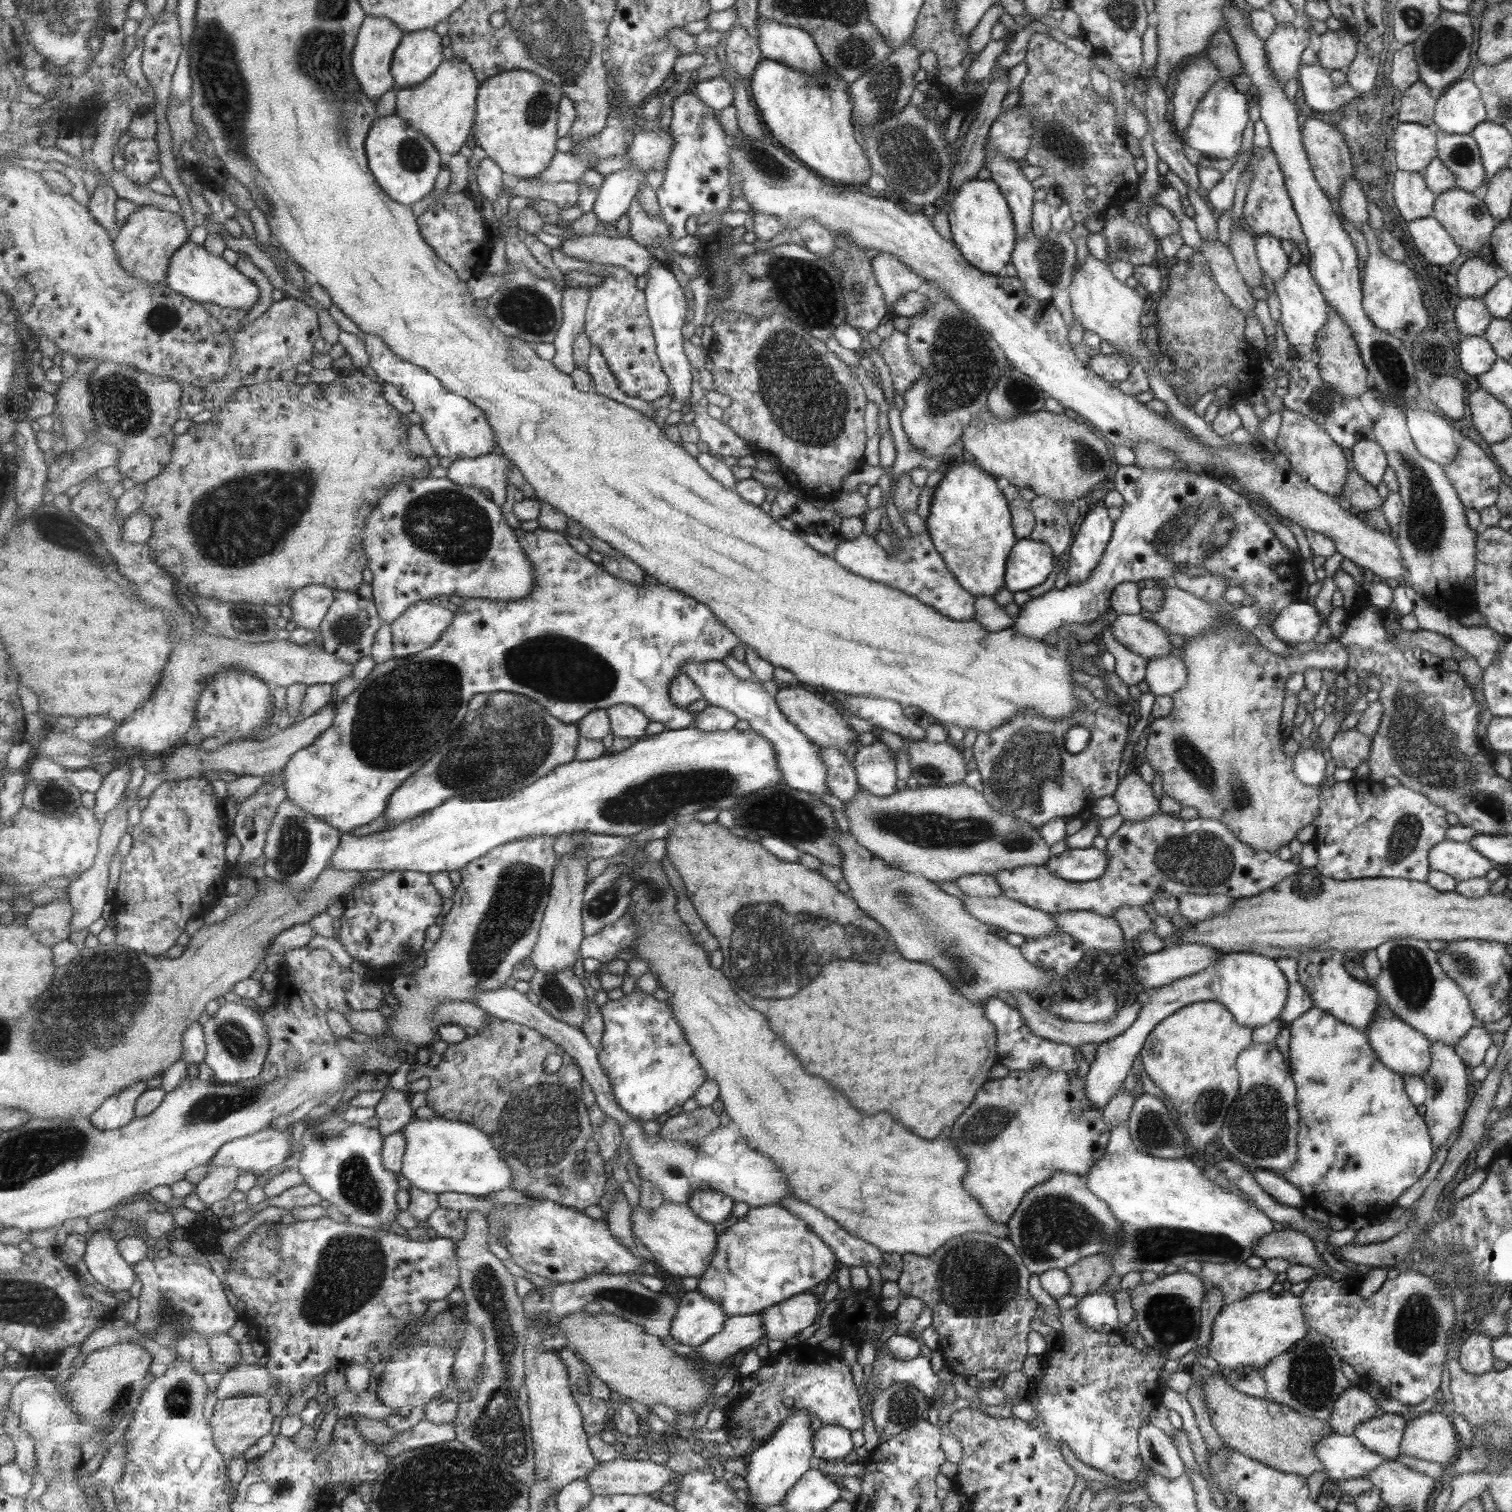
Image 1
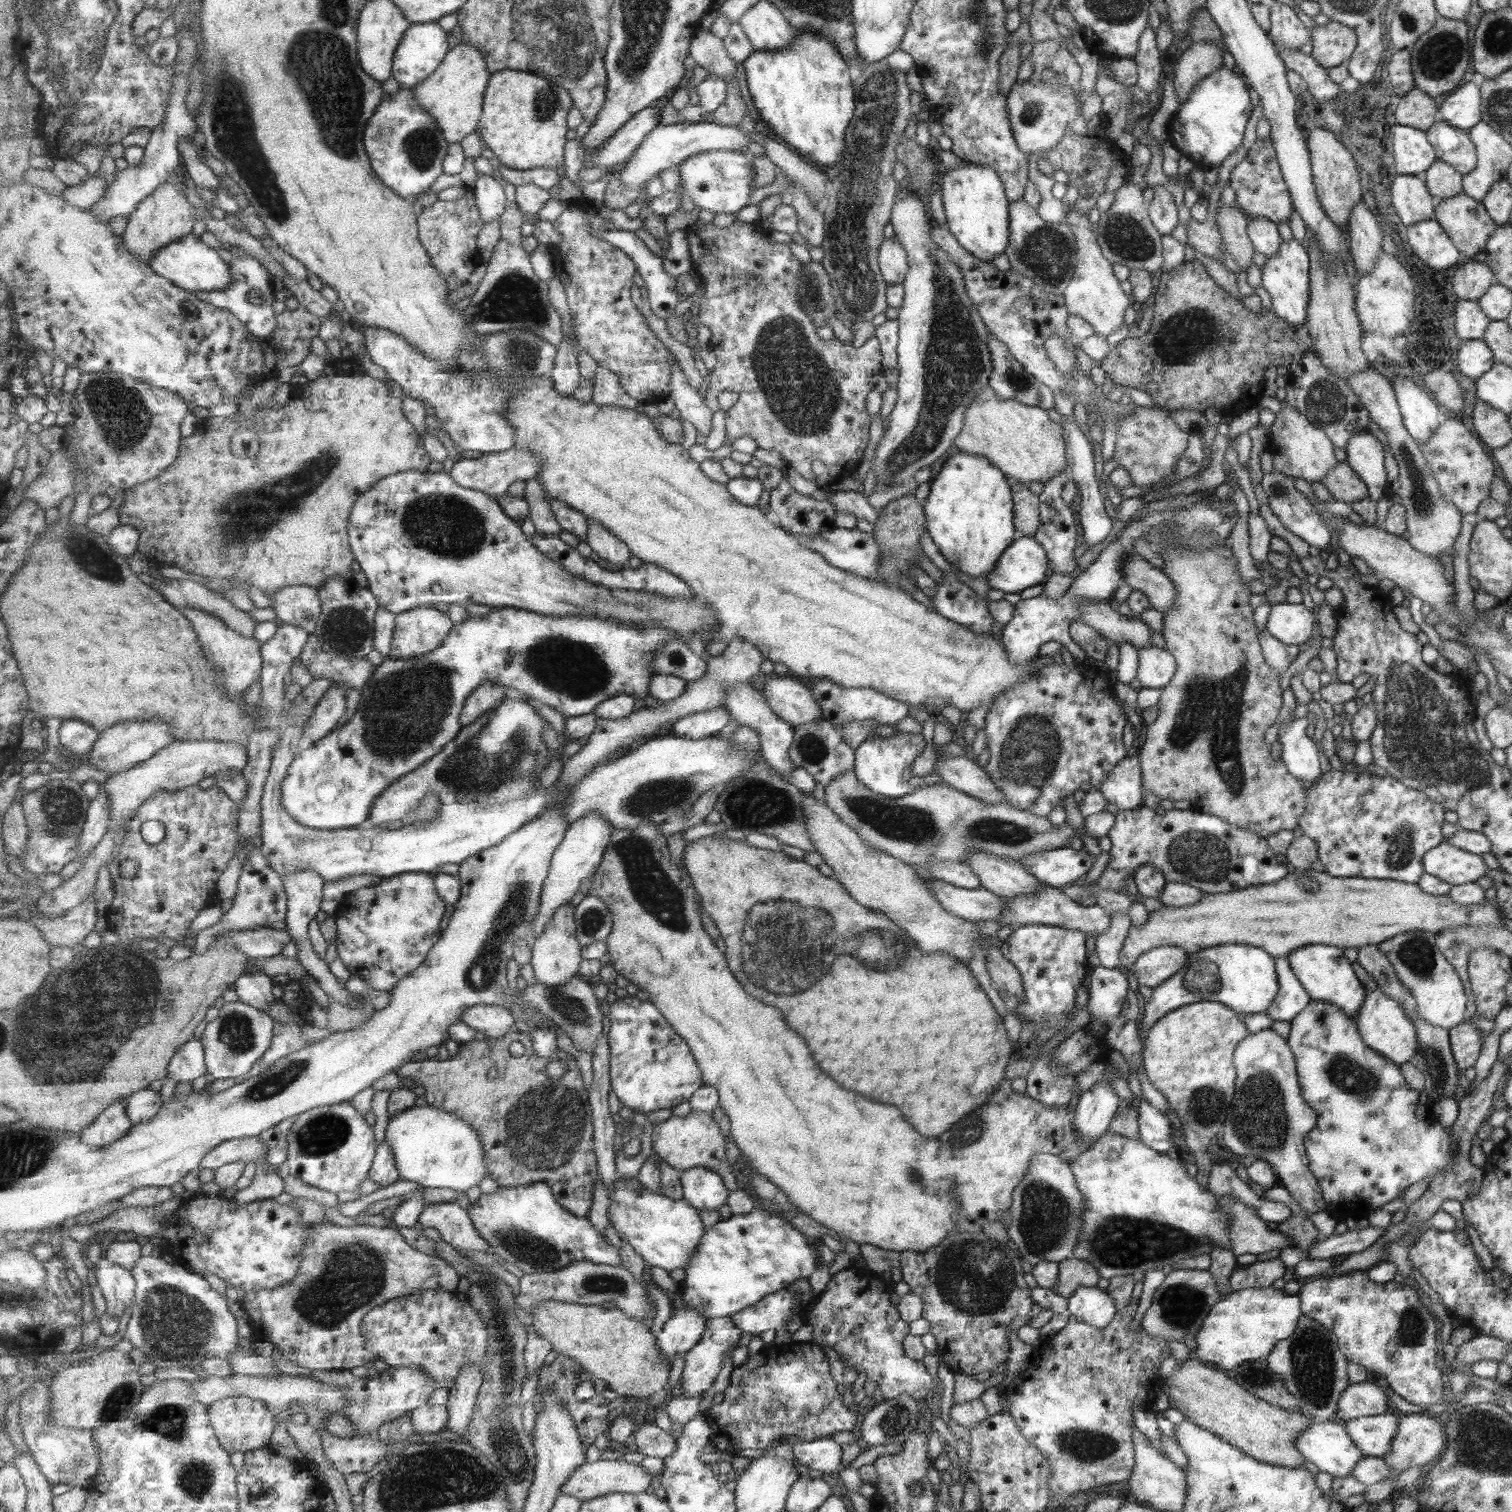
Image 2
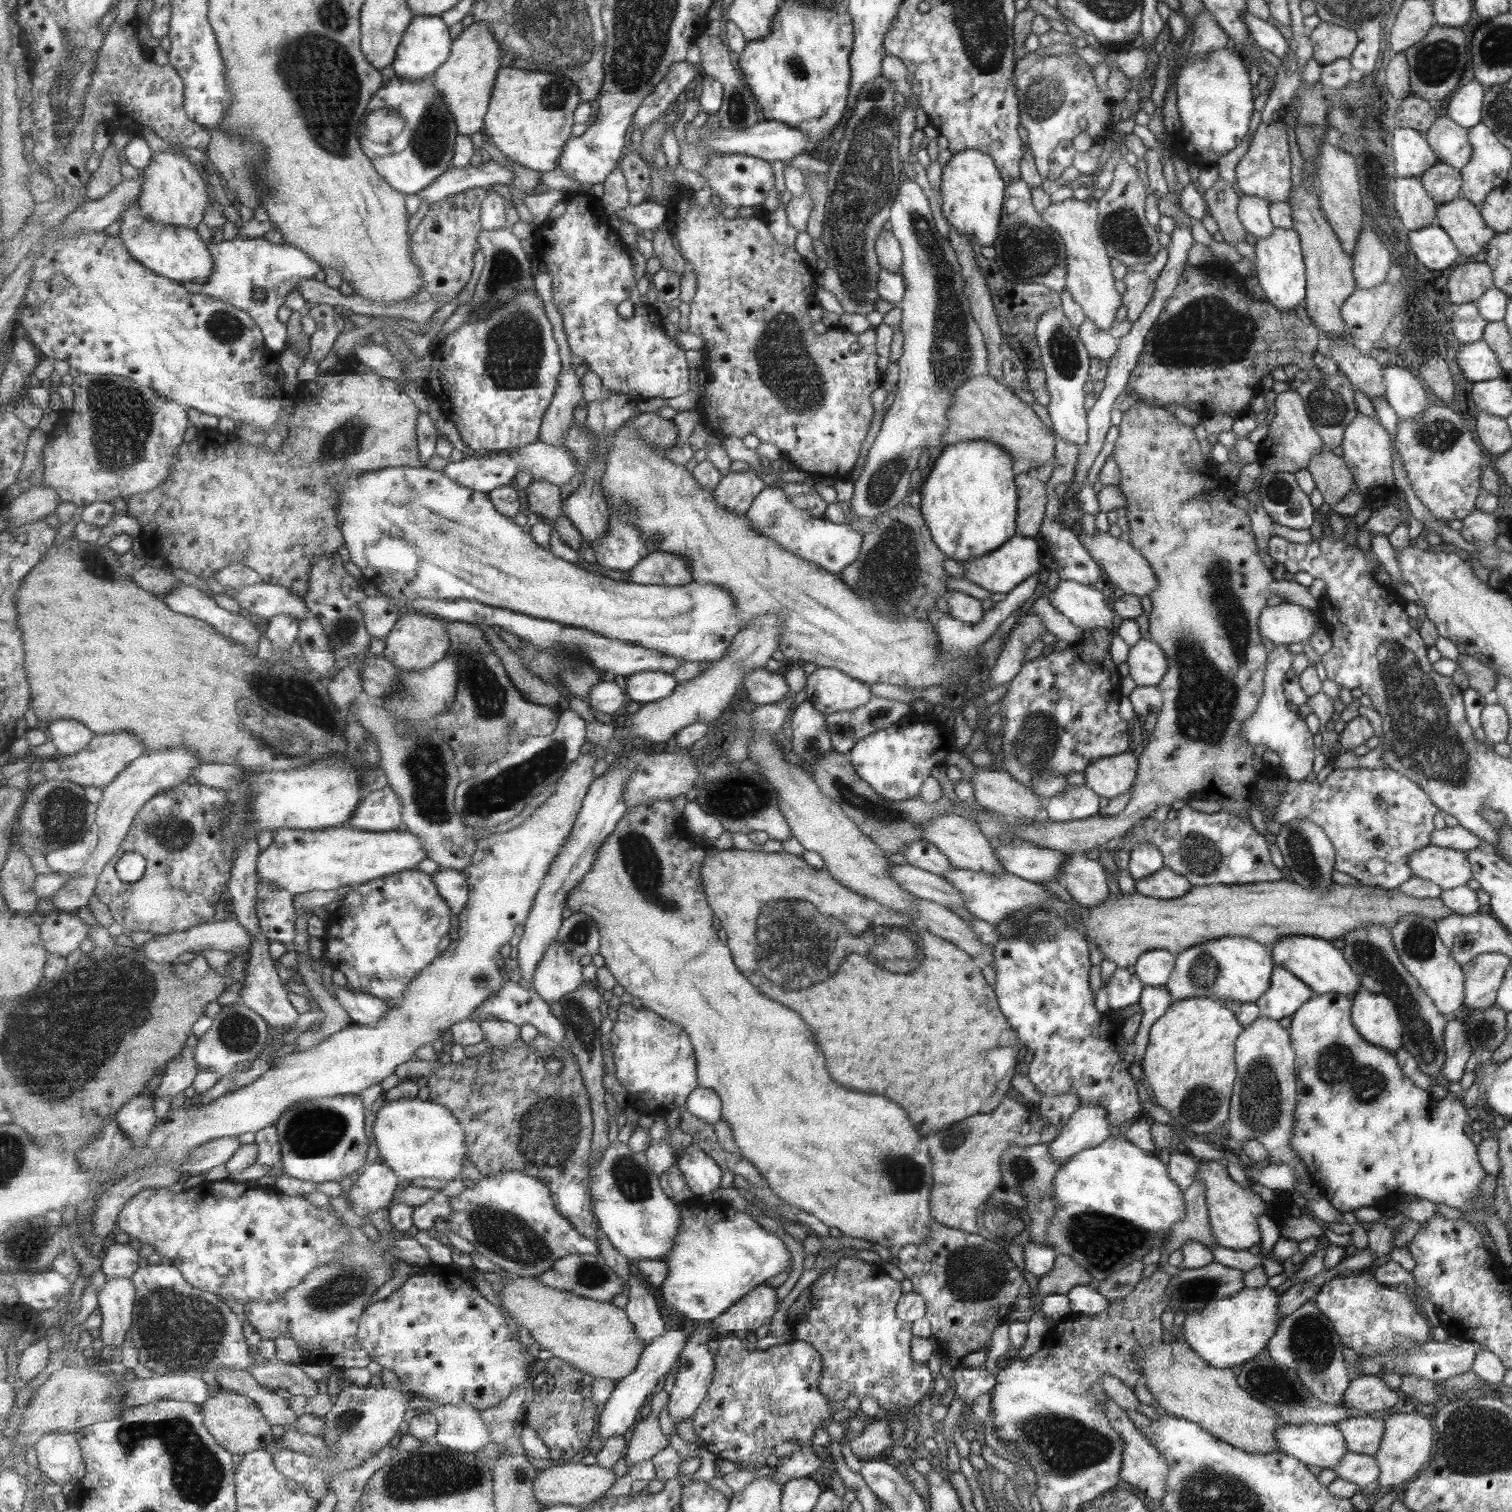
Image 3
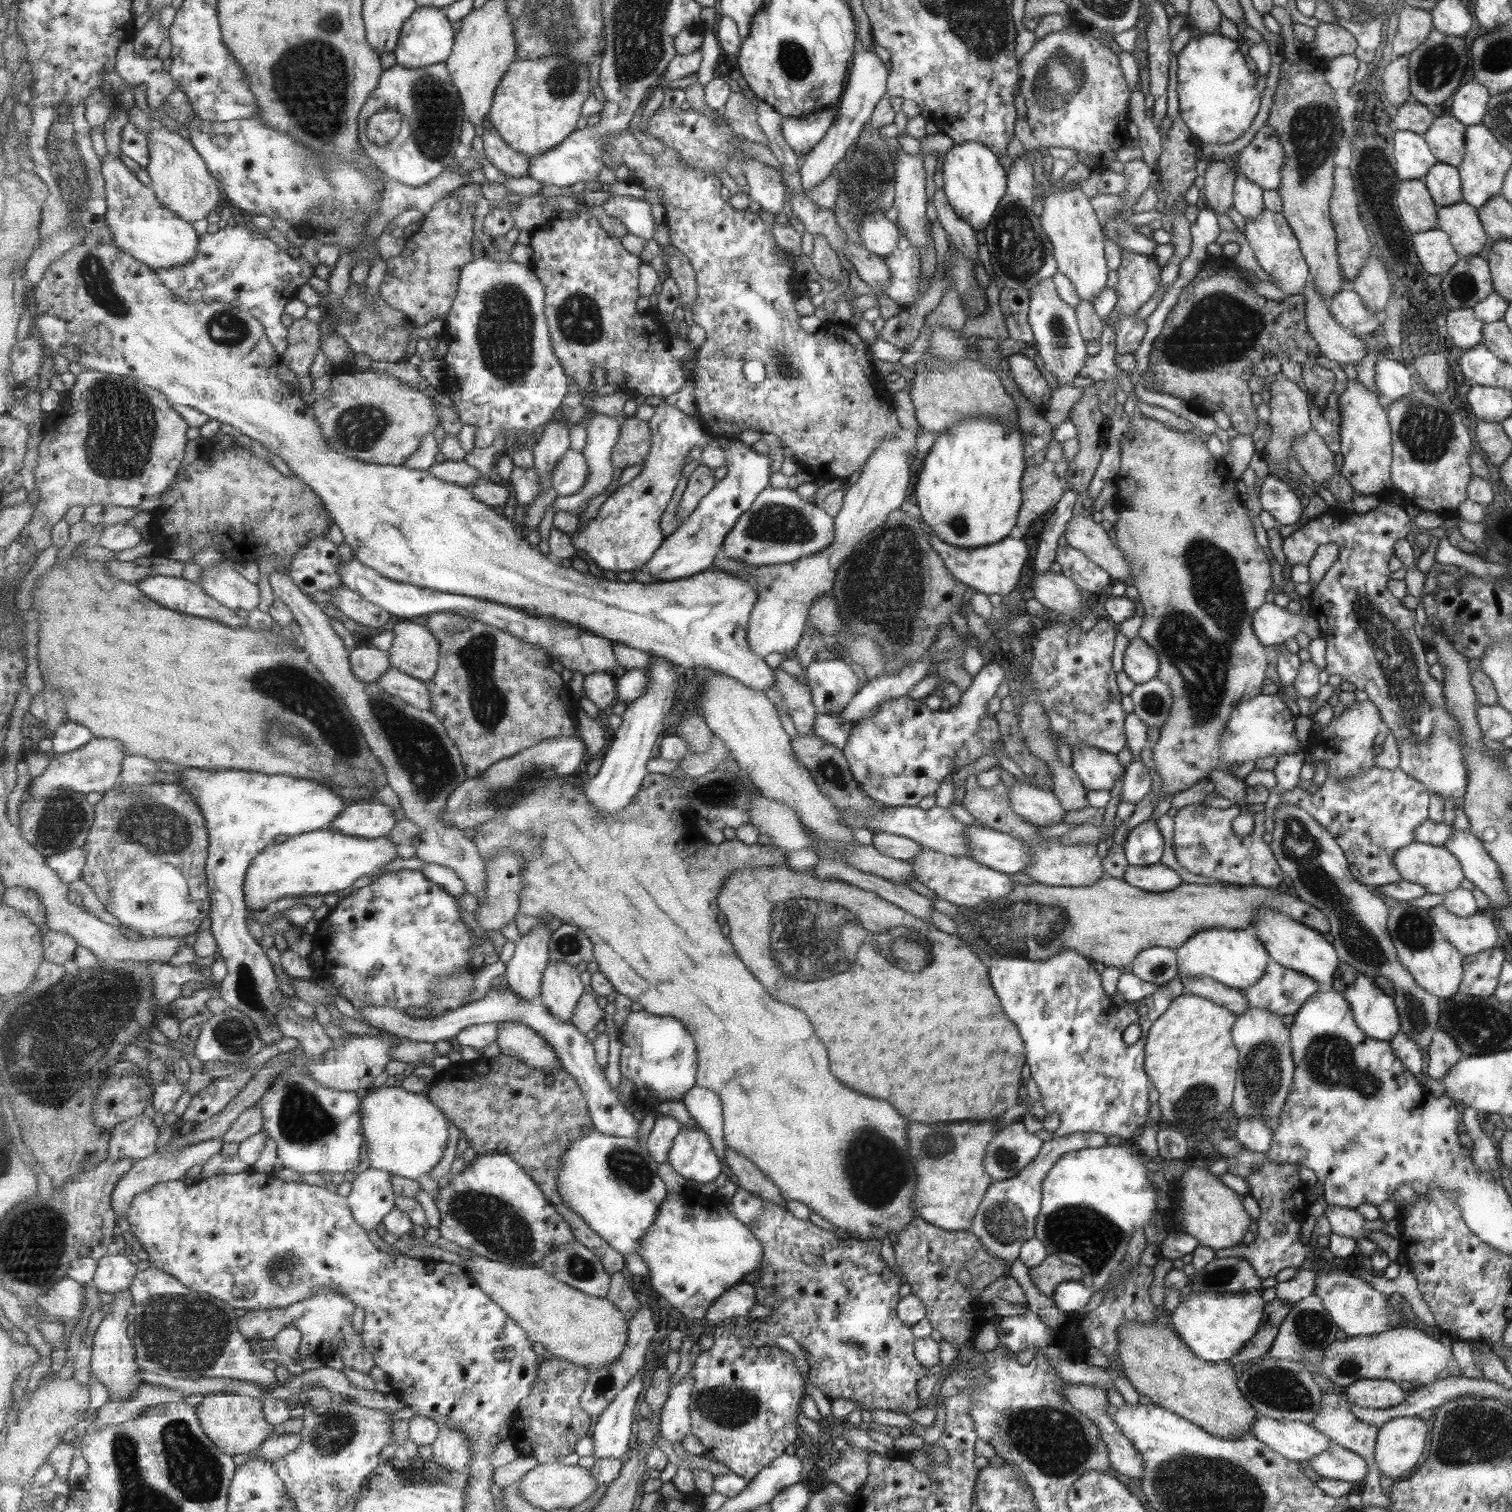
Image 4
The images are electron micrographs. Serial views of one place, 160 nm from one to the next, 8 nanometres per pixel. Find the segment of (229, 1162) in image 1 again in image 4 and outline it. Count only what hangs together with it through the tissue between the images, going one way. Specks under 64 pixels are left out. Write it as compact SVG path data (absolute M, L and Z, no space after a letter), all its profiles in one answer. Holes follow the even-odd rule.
M223 1139L209 1140L193 1146L187 1146L183 1150L167 1152L167 1154L159 1154L156 1152L152 1156L145 1158L145 1160L131 1162L130 1164L133 1168L121 1177L121 1182L117 1184L117 1188L115 1188L112 1194L112 1204L115 1213L119 1213L119 1215L123 1215L124 1217L127 1216L127 1213L131 1211L131 1207L133 1207L133 1201L135 1201L135 1198L139 1194L149 1191L149 1189L156 1185L185 1178L189 1168L203 1166L209 1162L209 1158L215 1156L215 1154L220 1154L224 1143Z

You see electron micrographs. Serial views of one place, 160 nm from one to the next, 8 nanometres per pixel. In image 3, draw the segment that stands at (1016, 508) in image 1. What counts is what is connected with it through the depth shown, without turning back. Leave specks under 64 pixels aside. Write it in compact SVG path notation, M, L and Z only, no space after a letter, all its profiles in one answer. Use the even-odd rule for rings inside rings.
M1031 471L1015 476L1017 486L1017 535L1034 538L1045 518L1046 502L1050 497L1046 483L1036 479Z

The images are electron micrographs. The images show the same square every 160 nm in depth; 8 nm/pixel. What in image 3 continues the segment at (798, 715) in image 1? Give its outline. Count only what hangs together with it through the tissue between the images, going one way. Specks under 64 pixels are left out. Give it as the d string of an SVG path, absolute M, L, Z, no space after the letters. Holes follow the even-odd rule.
M765 668L747 672L743 685L747 689L749 700L757 705L779 703L790 694L790 686L785 676L767 672Z

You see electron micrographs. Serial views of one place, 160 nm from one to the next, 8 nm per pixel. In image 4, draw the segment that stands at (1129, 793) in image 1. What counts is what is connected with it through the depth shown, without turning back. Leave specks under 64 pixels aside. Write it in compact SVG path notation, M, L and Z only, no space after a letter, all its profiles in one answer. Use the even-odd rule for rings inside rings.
M1085 745L1073 747L1071 752L1071 767L1085 790L1109 791L1113 782L1124 774L1125 766L1117 763L1114 754Z

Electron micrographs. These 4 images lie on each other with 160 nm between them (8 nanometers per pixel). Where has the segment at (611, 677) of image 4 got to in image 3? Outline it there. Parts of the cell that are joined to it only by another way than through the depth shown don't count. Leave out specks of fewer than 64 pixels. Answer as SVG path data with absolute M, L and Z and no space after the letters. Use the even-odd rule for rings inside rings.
M609 679L595 684L589 702L596 710L616 717L627 706L629 697L621 680Z

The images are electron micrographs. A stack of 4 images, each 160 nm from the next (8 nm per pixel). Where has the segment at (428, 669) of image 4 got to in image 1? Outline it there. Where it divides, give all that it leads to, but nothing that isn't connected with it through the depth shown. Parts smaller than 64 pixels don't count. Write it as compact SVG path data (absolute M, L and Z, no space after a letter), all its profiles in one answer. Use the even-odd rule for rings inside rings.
M443 602L415 603L392 624L394 656L400 659L427 651L442 638L454 618L455 612L444 608Z

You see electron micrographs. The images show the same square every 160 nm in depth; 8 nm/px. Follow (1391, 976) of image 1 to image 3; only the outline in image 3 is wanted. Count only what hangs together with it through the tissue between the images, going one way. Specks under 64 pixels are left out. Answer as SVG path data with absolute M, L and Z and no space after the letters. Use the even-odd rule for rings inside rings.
M1414 914L1405 915L1391 927L1390 934L1399 960L1426 991L1426 995L1434 1001L1438 1011L1444 1015L1458 1012L1458 1008L1465 1002L1465 973L1450 955L1450 949L1442 944L1435 921Z

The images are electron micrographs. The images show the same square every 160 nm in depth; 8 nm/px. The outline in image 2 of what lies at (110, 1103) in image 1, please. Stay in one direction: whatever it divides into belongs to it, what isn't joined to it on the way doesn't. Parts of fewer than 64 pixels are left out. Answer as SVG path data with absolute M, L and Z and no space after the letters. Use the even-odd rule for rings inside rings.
M114 1102L101 1116L81 1133L83 1142L93 1147L107 1147L127 1136L135 1126L128 1117L126 1103Z

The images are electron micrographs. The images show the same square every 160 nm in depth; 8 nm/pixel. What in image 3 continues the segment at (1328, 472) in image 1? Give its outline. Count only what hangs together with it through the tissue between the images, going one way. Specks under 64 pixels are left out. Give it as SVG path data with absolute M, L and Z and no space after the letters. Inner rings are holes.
M1289 388L1277 393L1274 399L1275 415L1268 426L1268 433L1257 447L1257 463L1265 471L1293 474L1310 466L1310 460L1324 448L1318 431L1307 416L1303 399Z

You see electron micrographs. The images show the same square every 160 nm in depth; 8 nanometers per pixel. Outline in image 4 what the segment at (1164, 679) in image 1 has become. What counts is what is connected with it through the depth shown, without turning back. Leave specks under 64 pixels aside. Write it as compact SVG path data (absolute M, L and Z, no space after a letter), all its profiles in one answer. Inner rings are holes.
M1139 637L1128 641L1123 652L1123 672L1131 682L1143 684L1157 675L1159 664L1153 649Z

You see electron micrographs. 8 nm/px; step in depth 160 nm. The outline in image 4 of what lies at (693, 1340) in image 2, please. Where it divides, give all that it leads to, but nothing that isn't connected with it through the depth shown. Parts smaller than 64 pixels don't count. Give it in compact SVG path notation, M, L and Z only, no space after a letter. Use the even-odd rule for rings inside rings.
M641 1374L637 1375L631 1382L617 1395L617 1398L614 1400L614 1403L607 1408L606 1412L598 1418L598 1423L594 1426L594 1430L592 1432L594 1438L594 1452L593 1455L597 1459L601 1458L621 1458L623 1454L629 1454L632 1450L629 1447L631 1444L631 1436L633 1436L633 1422L635 1422L635 1418L633 1418L633 1412L635 1412L635 1404L637 1401L641 1399L643 1396L643 1376Z

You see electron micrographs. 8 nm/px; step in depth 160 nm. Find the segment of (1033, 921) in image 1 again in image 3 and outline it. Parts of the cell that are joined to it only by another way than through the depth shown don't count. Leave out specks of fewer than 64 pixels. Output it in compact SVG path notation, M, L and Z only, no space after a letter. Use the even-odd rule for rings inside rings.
M906 863L891 864L890 876L913 897L927 899L944 907L949 904L962 906L963 899L958 890L939 875L931 874Z

